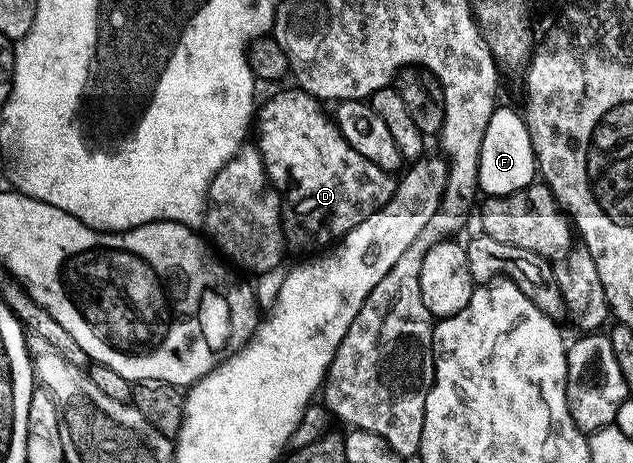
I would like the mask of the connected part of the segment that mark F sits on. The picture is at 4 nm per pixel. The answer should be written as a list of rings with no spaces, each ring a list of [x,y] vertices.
[[[499,106],[490,114],[490,120],[480,145],[478,158],[477,186],[486,190],[487,196],[510,195],[522,187],[535,182],[536,160],[534,146],[530,143],[530,134],[526,128],[525,118],[508,108]]]

